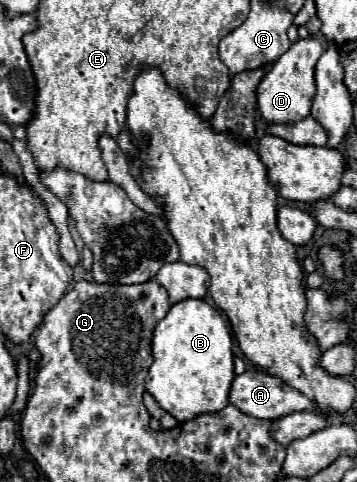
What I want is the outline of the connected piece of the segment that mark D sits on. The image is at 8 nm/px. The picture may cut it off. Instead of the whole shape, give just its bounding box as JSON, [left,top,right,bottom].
[257,38,323,124]

